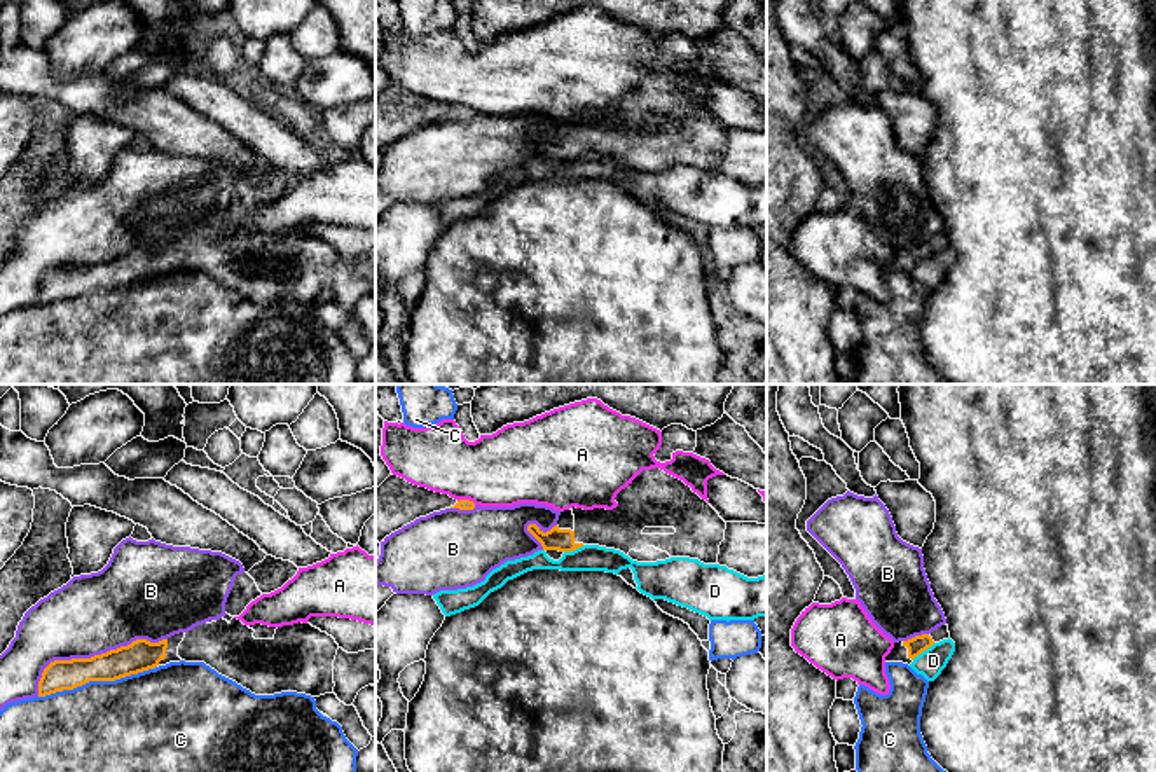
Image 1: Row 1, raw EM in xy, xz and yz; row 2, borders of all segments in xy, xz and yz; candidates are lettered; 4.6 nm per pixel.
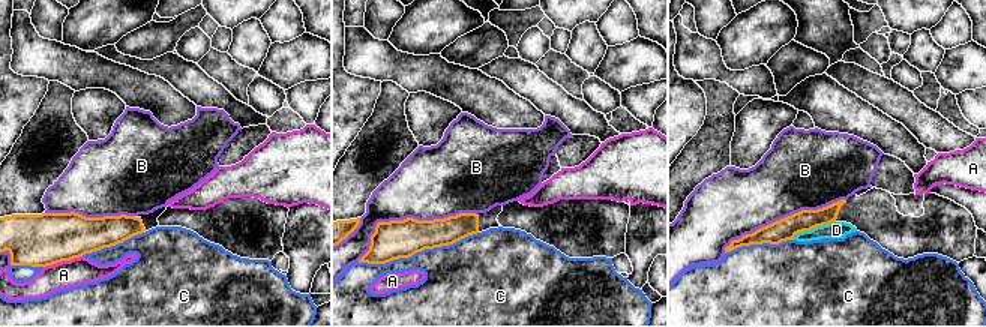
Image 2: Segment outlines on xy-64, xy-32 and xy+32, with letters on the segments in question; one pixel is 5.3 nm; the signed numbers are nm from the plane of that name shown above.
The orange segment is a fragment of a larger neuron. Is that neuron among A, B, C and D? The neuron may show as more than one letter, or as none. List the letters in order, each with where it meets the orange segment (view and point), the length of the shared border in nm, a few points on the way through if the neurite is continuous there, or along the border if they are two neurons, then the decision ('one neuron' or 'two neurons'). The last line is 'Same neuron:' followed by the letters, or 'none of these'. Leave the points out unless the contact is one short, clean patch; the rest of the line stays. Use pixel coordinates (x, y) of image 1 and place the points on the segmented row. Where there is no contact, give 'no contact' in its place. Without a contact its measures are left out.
A: xz (467, 500) | 90 nm | two neurons
B: xy (91, 657) | 650 nm | two neurons
C: xy (95, 680) | 550 nm | two neurons
D: yz (922, 650) | 130 nm | two neurons
Same neuron: none of these

